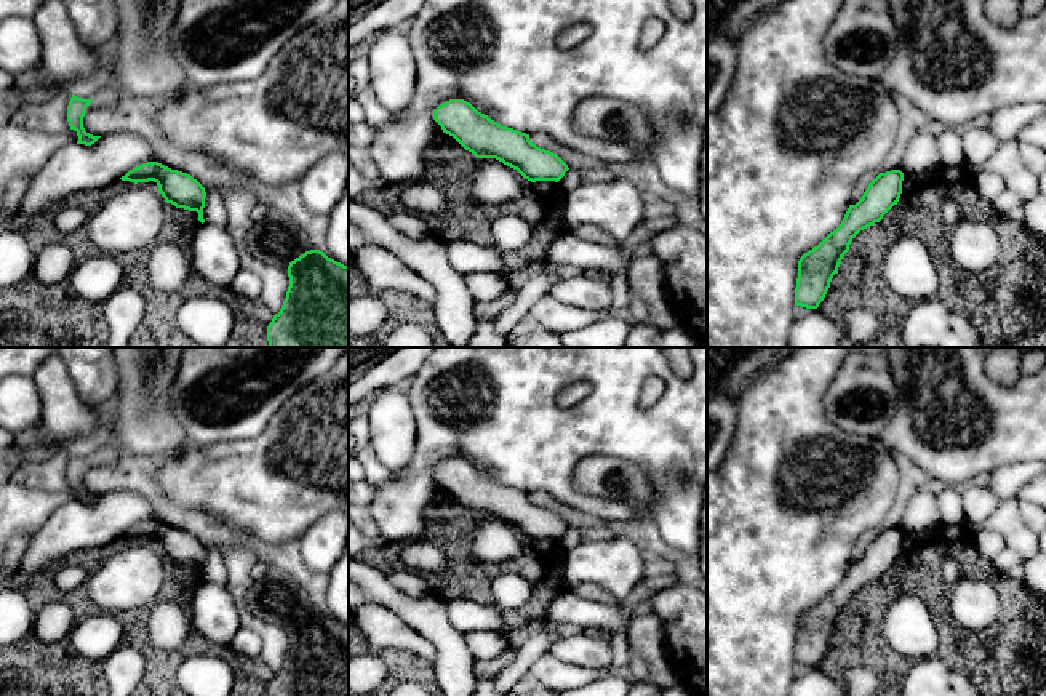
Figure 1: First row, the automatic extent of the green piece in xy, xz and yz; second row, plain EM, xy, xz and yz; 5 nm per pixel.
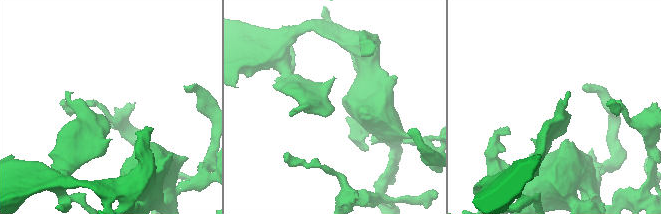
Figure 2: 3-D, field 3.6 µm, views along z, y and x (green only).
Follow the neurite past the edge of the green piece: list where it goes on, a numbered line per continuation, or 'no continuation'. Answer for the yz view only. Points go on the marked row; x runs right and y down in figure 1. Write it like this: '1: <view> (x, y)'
no continuation

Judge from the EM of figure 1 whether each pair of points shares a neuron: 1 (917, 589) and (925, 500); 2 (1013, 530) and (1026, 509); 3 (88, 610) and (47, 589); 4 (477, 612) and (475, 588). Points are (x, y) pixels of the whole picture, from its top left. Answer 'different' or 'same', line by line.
1: different
2: different
3: same
4: different

